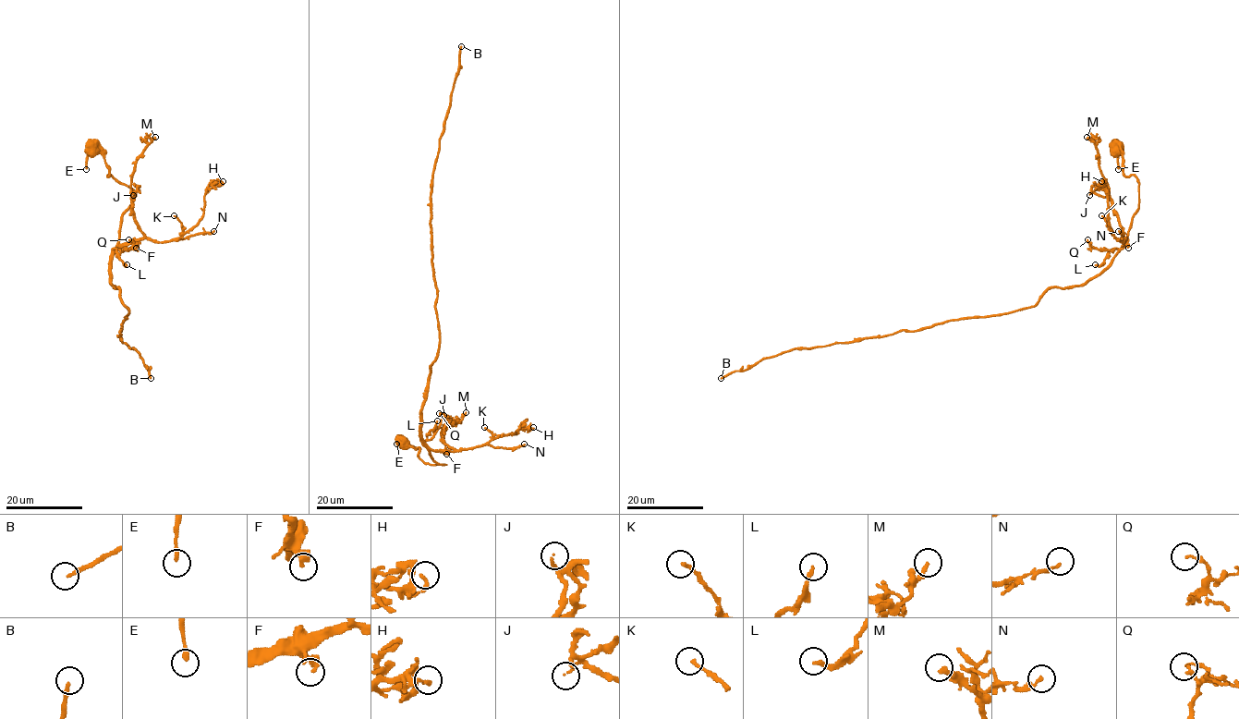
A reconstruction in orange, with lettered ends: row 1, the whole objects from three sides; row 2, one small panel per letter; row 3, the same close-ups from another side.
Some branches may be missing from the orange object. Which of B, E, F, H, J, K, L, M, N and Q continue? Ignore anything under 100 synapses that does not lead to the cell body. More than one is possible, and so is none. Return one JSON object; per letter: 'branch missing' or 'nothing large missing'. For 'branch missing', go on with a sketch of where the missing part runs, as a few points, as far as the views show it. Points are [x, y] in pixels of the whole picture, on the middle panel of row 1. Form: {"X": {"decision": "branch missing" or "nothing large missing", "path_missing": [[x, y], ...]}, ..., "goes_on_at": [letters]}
{"B": {"decision": "branch missing"}, "E": {"decision": "nothing large missing"}, "F": {"decision": "nothing large missing"}, "H": {"decision": "nothing large missing"}, "J": {"decision": "nothing large missing"}, "K": {"decision": "nothing large missing"}, "L": {"decision": "nothing large missing"}, "M": {"decision": "nothing large missing"}, "N": {"decision": "nothing large missing"}, "Q": {"decision": "nothing large missing"}, "goes_on_at": ["B"]}

